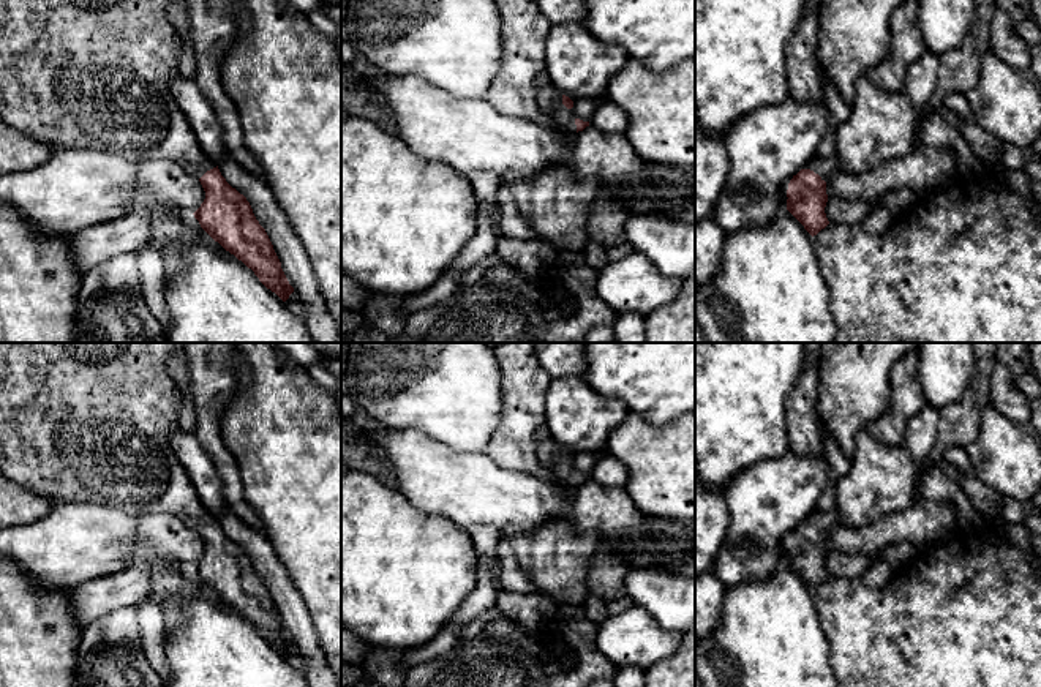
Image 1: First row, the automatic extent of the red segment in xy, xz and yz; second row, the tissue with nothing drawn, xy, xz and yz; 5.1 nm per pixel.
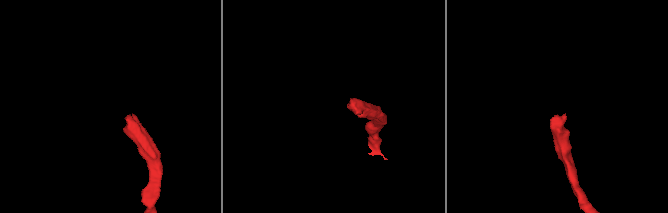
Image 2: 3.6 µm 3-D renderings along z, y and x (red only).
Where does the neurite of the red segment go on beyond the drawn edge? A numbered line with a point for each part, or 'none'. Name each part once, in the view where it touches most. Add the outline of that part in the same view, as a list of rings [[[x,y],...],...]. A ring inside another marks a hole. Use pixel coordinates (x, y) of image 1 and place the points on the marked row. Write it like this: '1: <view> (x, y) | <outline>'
1: yz (823, 166) | [[[814,155],[802,169],[810,169],[821,177],[821,180],[828,180],[832,172],[837,171],[836,167],[836,156],[820,158]]]

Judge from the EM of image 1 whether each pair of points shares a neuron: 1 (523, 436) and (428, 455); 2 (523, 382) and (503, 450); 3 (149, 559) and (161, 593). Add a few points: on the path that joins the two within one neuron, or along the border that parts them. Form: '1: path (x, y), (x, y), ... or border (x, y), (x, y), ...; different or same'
1: border (484, 452), (499, 466), (518, 469); different
2: path (523, 400), (523, 412), (515, 433); same
3: path (157, 567), (161, 572), (161, 585); same

